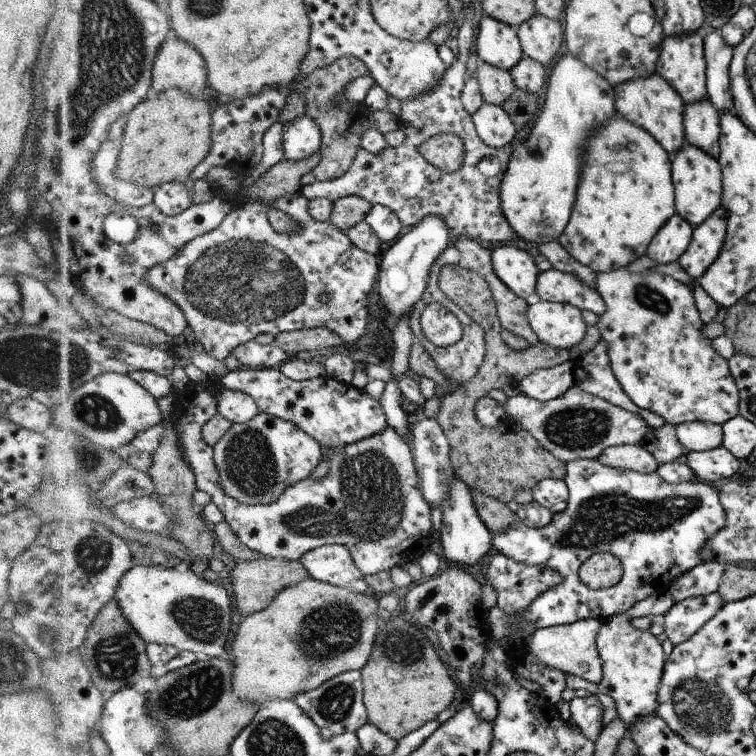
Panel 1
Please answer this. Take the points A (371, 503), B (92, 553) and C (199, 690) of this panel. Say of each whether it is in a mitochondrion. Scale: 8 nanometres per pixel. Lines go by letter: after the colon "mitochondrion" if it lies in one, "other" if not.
A: mitochondrion
B: mitochondrion
C: mitochondrion

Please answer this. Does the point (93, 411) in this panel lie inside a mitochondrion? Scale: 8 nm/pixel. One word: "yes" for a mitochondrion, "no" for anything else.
yes

